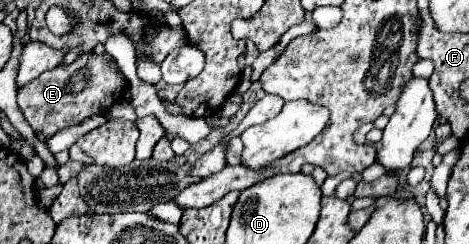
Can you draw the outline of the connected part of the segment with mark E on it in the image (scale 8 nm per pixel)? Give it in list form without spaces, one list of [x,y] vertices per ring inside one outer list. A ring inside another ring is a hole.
[[[86,52],[86,54],[78,56],[72,64],[62,64],[62,66],[58,66],[54,70],[46,70],[36,80],[32,80],[30,84],[22,86],[18,90],[18,106],[20,106],[26,122],[34,128],[34,132],[40,132],[44,136],[52,136],[58,130],[64,130],[64,128],[70,128],[74,124],[80,124],[82,120],[86,120],[86,118],[90,118],[94,114],[106,114],[112,104],[122,100],[126,88],[128,88],[128,80],[120,72],[120,68],[114,62],[114,58],[110,58],[110,54],[98,56],[94,52]]]

